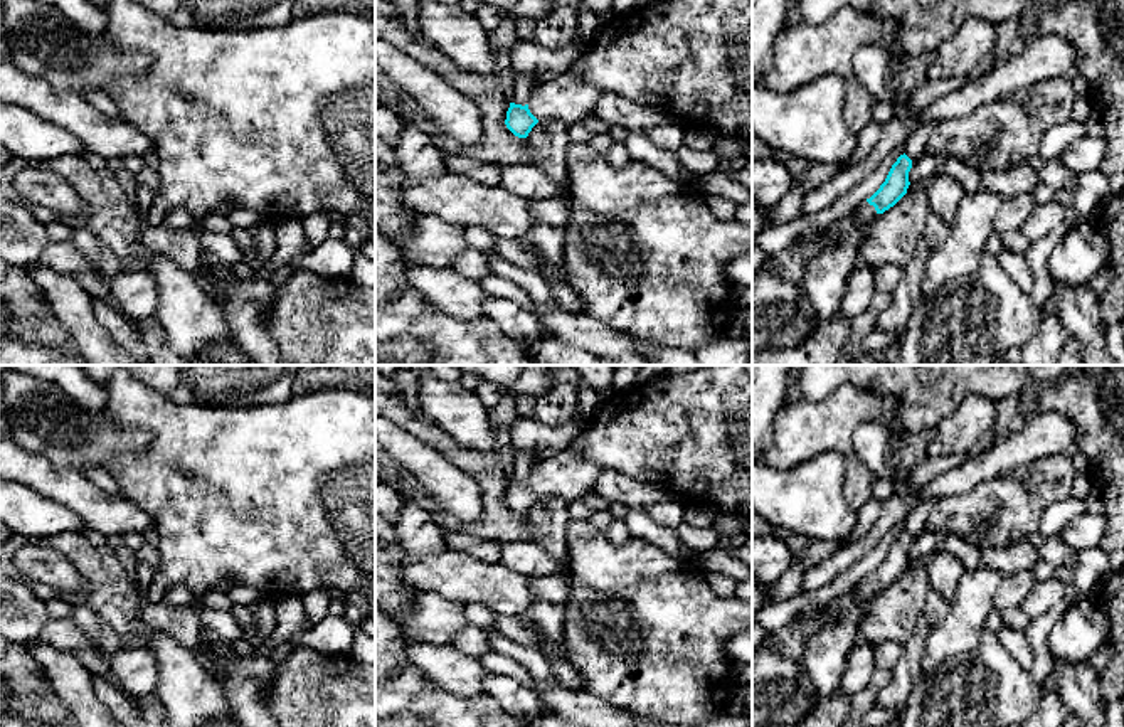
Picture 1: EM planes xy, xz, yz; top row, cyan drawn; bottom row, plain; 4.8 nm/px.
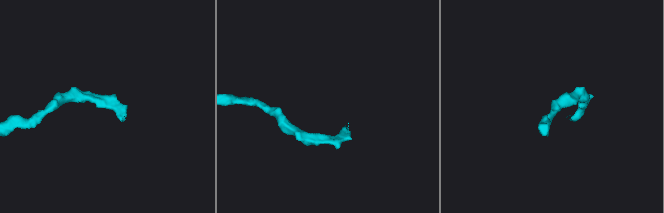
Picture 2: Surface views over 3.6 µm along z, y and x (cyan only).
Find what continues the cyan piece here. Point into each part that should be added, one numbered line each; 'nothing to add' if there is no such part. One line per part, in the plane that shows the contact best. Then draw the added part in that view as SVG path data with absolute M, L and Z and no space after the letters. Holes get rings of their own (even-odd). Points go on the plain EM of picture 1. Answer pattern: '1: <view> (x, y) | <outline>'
1: xz (692, 435) | M700 365L681 375L655 375L626 390L602 397L589 419L587 431L552 456L530 466L528 486L538 496L579 501L592 490L602 471L614 470L634 481L671 491L685 507L752 518L752 377L745 365Z

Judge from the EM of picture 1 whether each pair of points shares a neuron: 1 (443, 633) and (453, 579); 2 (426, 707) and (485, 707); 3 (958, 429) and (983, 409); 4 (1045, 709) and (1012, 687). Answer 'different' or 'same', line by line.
1: different
2: same
3: same
4: different

